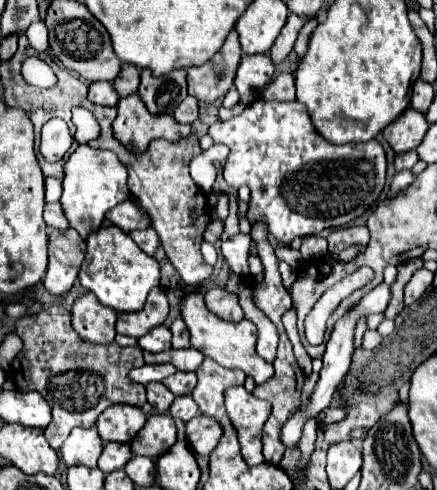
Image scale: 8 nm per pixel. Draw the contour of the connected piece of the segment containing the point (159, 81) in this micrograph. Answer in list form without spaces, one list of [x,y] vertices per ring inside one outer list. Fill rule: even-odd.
[[[144,68],[138,94],[152,114],[172,114],[186,98],[186,70],[176,68],[168,76],[156,78]]]

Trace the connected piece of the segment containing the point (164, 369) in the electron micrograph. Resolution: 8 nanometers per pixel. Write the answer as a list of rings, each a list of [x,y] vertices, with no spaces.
[[[144,364],[140,368],[134,368],[130,372],[130,378],[138,384],[150,384],[150,382],[162,382],[174,372],[176,368],[172,368],[172,364]]]

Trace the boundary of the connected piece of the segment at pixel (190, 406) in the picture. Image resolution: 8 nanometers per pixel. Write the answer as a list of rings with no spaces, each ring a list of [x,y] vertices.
[[[192,396],[174,398],[174,402],[172,402],[172,406],[170,406],[170,416],[172,416],[172,418],[180,418],[180,420],[188,422],[188,420],[192,420],[196,414],[198,414],[198,404],[194,402]]]

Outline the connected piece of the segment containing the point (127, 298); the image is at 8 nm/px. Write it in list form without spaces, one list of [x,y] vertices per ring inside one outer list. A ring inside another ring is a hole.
[[[104,226],[92,232],[86,244],[86,258],[78,276],[82,286],[94,292],[104,306],[114,308],[116,312],[138,312],[144,308],[148,292],[160,282],[160,264],[156,258],[144,254],[136,242],[116,226]]]

